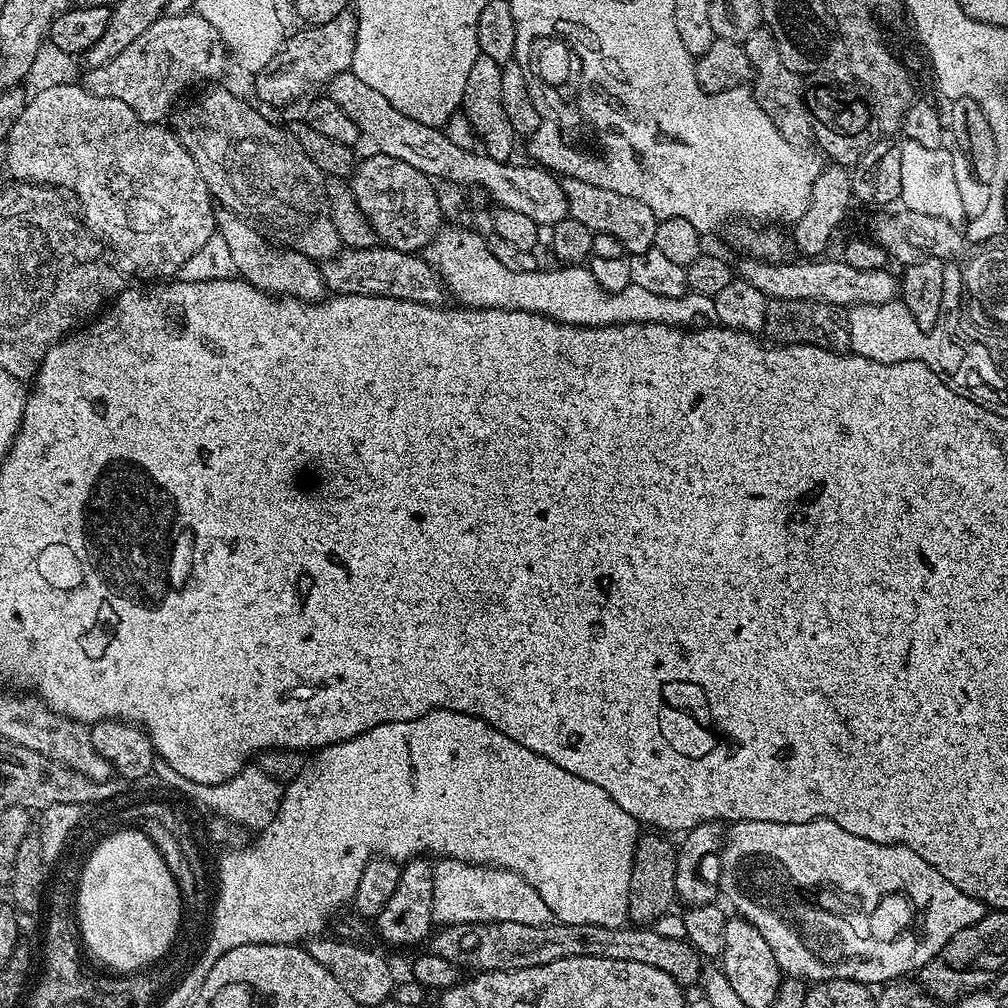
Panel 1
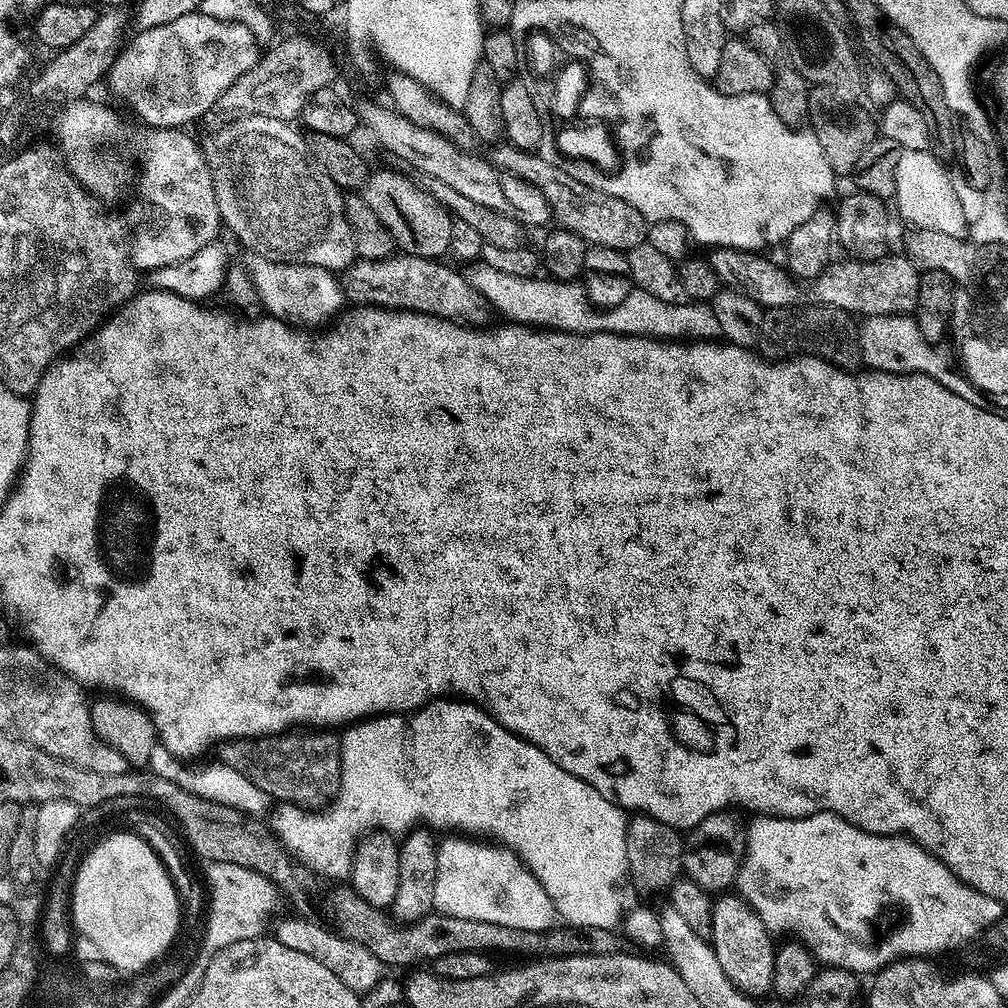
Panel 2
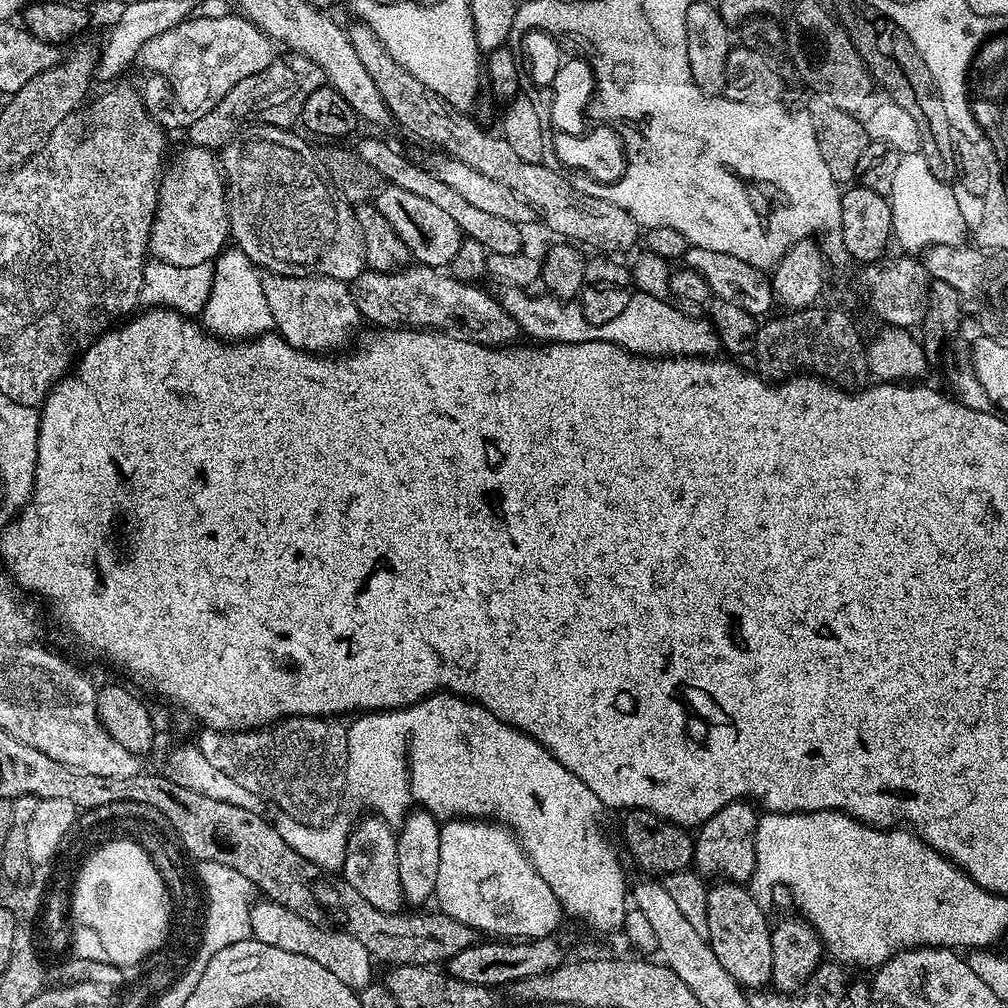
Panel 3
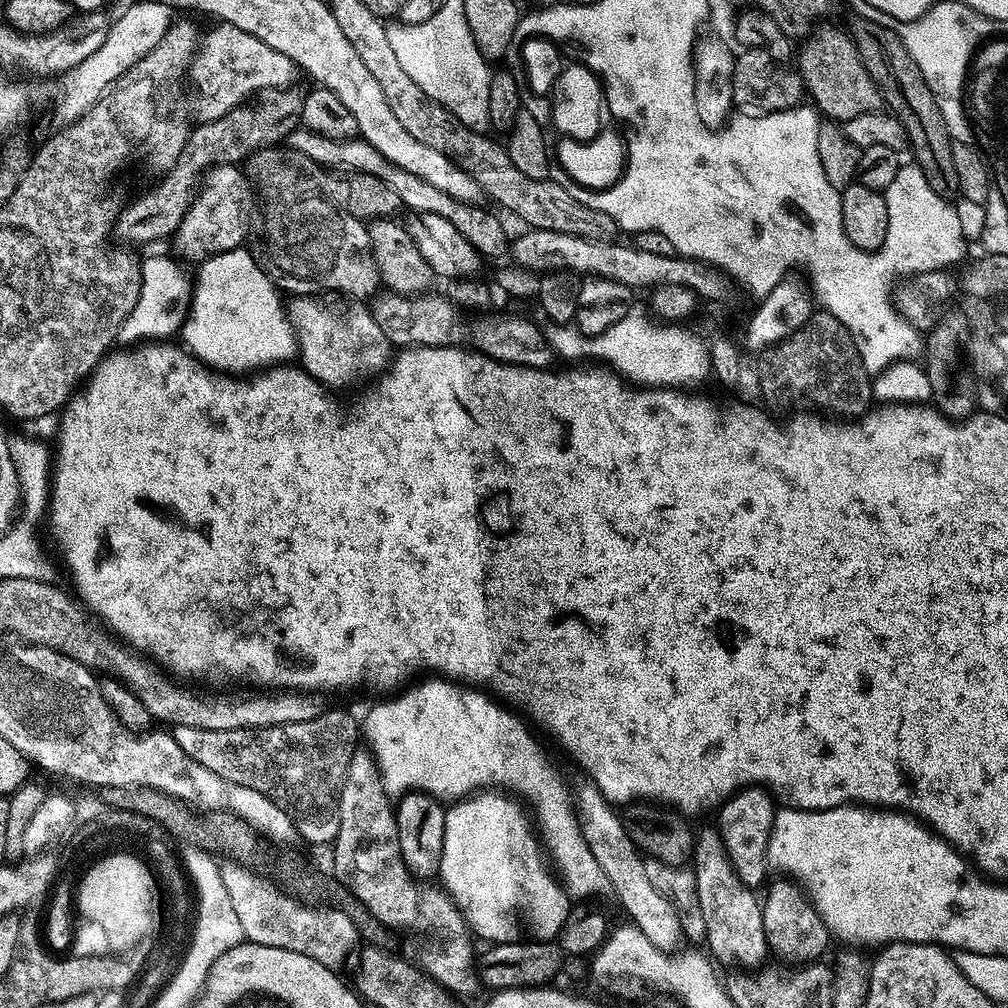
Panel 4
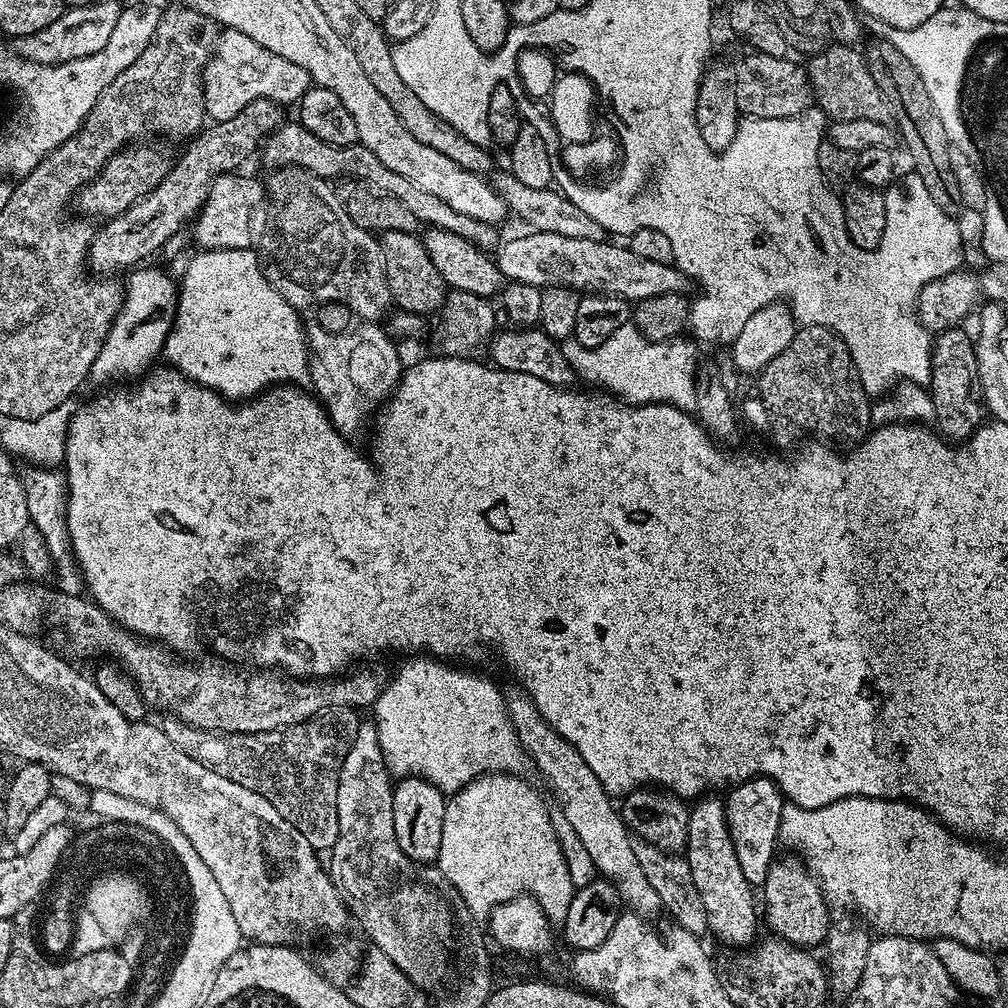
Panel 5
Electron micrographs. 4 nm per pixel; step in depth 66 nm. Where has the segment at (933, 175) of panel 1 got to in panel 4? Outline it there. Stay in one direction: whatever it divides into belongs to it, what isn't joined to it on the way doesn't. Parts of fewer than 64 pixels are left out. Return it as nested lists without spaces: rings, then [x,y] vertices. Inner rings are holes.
[[[915,162],[901,163],[898,178],[894,178],[891,188],[887,189],[888,202],[888,233],[886,242],[882,245],[884,256],[880,256],[880,272],[884,268],[900,268],[902,278],[911,278],[918,272],[939,272],[951,269],[951,264],[956,264],[964,256],[964,224],[960,216],[951,208],[949,201],[938,195],[926,182],[924,172]]]

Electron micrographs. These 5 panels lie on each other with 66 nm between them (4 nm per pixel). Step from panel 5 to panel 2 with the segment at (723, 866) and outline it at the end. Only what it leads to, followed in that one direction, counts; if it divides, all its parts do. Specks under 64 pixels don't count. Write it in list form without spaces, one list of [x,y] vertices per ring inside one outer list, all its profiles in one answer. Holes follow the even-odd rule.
[[[724,894],[713,903],[711,924],[710,943],[726,976],[747,996],[768,996],[773,984],[776,946],[772,944],[773,937],[756,911],[739,895]]]

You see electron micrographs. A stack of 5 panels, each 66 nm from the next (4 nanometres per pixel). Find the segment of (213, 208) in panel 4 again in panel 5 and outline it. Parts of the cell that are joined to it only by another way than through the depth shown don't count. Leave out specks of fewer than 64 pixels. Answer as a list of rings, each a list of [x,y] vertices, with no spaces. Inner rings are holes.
[[[231,172],[215,177],[191,228],[196,246],[203,251],[212,251],[252,248],[268,224],[270,226],[270,198],[265,183],[244,176],[242,172]]]

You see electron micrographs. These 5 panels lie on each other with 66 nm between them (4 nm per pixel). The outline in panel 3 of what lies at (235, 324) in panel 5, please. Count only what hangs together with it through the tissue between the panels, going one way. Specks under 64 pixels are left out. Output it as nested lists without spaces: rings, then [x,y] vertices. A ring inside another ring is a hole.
[[[232,246],[220,252],[214,260],[215,274],[209,298],[202,311],[202,324],[211,335],[228,342],[247,342],[273,331],[270,305],[262,290],[261,269],[246,258],[239,248]]]

